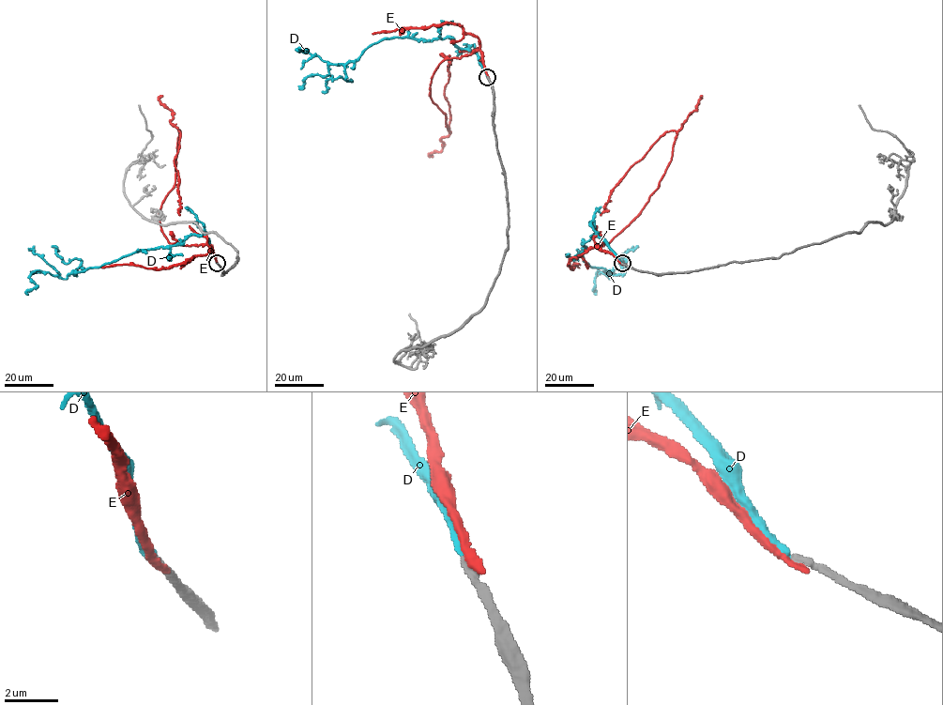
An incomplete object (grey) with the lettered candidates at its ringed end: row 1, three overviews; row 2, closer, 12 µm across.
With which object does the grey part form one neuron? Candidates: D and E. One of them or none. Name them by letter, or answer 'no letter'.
D

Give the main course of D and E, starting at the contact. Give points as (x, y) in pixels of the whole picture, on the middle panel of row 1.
D: (487, 76), (479, 57), (450, 38), (385, 38), (357, 59), (338, 65), (300, 50), (307, 50), (298, 51)
E: (488, 78), (479, 50), (440, 63), (430, 85), (430, 97), (445, 114), (449, 131), (444, 86), (449, 55)

